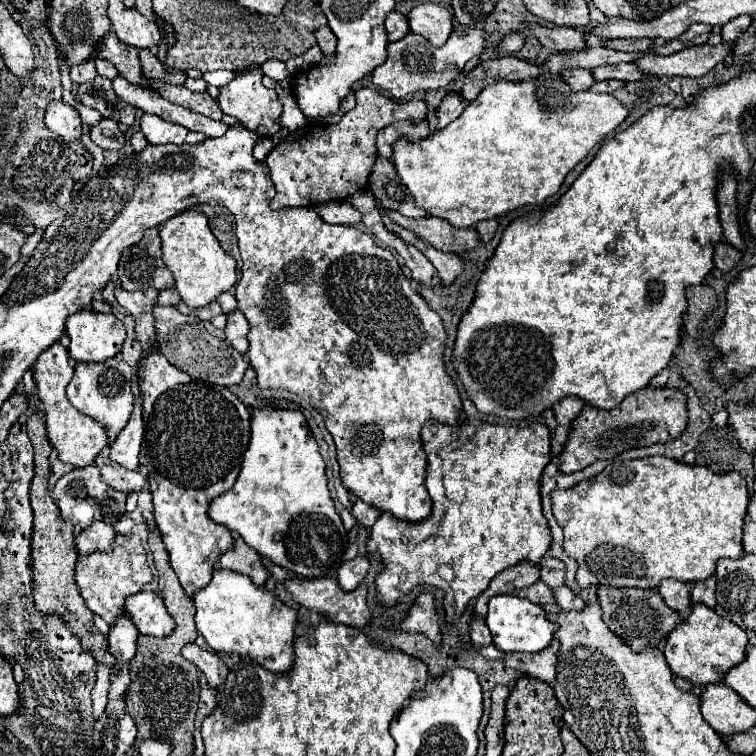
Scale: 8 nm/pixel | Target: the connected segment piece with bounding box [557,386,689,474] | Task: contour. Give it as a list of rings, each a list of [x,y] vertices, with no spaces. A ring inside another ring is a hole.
[[[645,386],[635,394],[629,394],[619,406],[611,410],[601,410],[591,404],[585,404],[583,410],[571,424],[571,432],[563,450],[559,452],[559,470],[563,474],[573,474],[591,466],[603,458],[615,458],[625,450],[653,446],[659,442],[669,442],[679,438],[687,430],[687,396],[677,388],[655,388]]]

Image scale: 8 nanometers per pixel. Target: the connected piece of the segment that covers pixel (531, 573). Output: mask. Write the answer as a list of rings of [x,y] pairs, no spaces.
[[[521,560],[517,566],[507,568],[501,574],[497,574],[491,580],[489,588],[477,598],[475,614],[481,614],[481,616],[487,614],[487,602],[489,602],[491,596],[497,596],[497,594],[513,594],[513,590],[527,588],[533,582],[537,582],[539,580],[539,570],[541,570],[539,564],[533,564],[529,560]]]

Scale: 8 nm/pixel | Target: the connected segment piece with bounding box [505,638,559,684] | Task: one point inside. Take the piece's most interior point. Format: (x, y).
(541, 665)

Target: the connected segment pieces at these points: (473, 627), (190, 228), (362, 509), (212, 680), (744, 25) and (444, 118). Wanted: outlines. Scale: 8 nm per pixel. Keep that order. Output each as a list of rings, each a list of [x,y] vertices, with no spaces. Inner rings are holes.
[[[471,616],[469,636],[471,636],[471,642],[475,642],[475,646],[485,646],[491,642],[491,632],[489,632],[485,620],[479,616]]]
[[[185,210],[161,224],[163,262],[175,278],[175,290],[189,308],[203,308],[219,298],[219,294],[233,288],[237,282],[235,260],[225,254],[217,238],[211,234],[207,218],[195,210]]]
[[[357,500],[355,502],[355,506],[353,506],[353,516],[365,526],[365,528],[371,528],[371,524],[379,518],[379,510],[377,508],[373,508],[373,506],[367,506],[367,504],[363,504],[361,500]]]
[[[189,644],[189,646],[183,648],[183,656],[187,660],[191,660],[205,674],[211,688],[223,686],[223,682],[227,678],[227,666],[217,654],[207,652],[207,650],[199,648],[197,644]]]
[[[737,16],[733,20],[729,20],[723,30],[721,30],[721,38],[723,42],[735,42],[751,24],[751,18],[749,16]]]
[[[447,94],[437,110],[437,130],[445,128],[449,122],[459,118],[465,106],[467,102],[461,98],[461,94]]]

